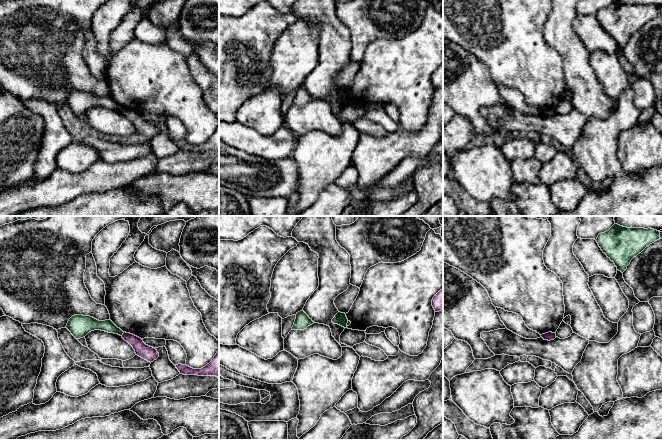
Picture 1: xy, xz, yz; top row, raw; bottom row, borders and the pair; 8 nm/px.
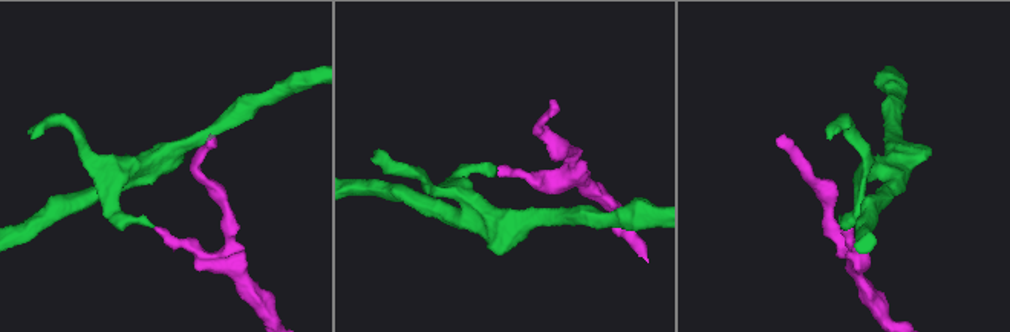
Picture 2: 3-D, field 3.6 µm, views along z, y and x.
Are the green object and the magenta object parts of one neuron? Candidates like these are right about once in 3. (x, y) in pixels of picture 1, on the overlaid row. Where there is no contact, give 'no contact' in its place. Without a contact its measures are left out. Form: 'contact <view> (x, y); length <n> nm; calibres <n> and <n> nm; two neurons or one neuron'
contact xy (122, 334); length 40 nm; calibres 100 and 120 nm; two neurons

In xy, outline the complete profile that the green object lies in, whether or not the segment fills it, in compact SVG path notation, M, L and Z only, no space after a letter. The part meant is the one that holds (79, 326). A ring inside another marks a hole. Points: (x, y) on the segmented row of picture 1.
M83 315L72 316L68 321L66 328L76 339L83 338L89 332L94 330L101 330L108 333L118 334L120 336L124 333L110 319L99 321L93 317Z

